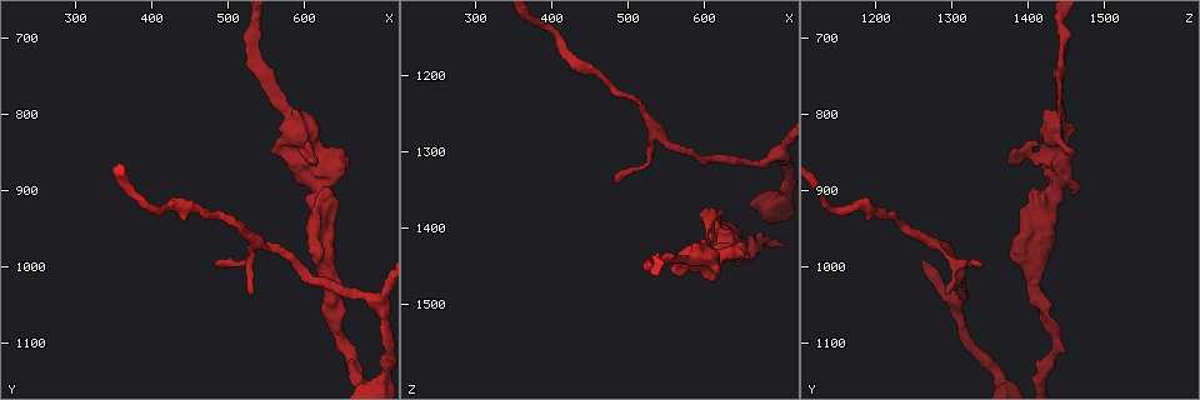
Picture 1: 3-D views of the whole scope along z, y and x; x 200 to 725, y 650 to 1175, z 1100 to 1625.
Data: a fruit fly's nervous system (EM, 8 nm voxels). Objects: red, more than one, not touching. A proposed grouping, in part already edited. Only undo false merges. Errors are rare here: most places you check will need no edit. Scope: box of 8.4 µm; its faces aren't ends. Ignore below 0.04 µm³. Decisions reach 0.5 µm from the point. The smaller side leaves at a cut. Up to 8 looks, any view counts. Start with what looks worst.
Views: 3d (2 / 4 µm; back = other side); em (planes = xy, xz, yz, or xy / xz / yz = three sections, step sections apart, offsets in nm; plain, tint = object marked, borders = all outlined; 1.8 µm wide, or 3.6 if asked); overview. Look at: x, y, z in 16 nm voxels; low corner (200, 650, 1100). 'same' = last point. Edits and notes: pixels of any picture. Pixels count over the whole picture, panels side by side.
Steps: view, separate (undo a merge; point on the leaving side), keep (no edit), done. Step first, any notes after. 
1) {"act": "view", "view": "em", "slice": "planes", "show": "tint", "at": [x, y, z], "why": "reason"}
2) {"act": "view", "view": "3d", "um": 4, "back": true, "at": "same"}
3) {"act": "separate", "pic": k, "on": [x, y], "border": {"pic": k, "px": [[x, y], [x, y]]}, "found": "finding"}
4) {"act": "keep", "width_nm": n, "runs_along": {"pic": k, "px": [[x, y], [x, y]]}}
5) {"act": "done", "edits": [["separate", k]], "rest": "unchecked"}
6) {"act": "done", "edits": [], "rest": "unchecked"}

{"act": "view", "view": "3d", "um": 4, "at": [615, 885, 1435], "why": "branch point"}

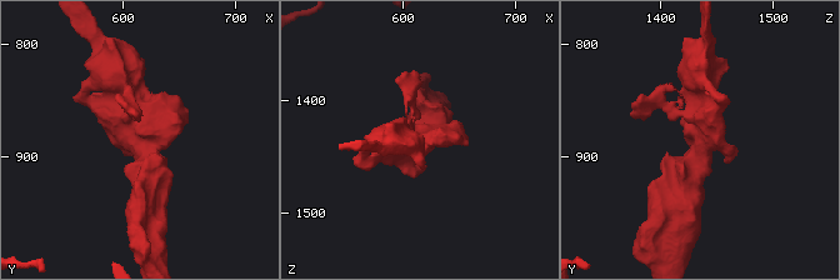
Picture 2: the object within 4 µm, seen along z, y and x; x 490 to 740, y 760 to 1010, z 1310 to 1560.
{"act": "view", "view": "em", "um": 3.6, "slice": "planes", "show": "tint", "at": [614, 886, 1432], "why": "need the tissue"}

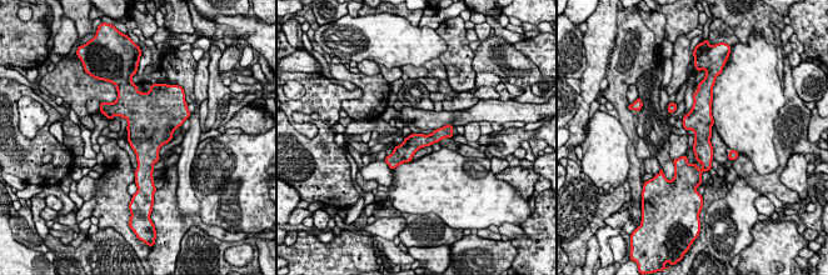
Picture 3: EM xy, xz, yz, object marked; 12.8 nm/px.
{"act": "keep", "width_nm": 220, "runs_along": {"pic": 3, "px": [[698, 100], [702, 164], [696, 173]]}, "found": "continuous, no second neuron"}

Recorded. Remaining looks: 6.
{"act": "view", "view": "3d", "um": 4, "at": [465, 930, 1205], "why": "calibre changes"}

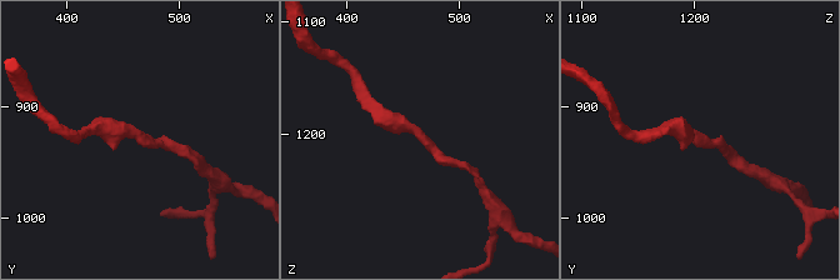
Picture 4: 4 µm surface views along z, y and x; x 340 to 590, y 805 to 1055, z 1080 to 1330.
{"act": "view", "view": "em", "slice": "yz", "step": 8, "show": "tint", "at": [470, 930, 1206], "why": "now the EM"}

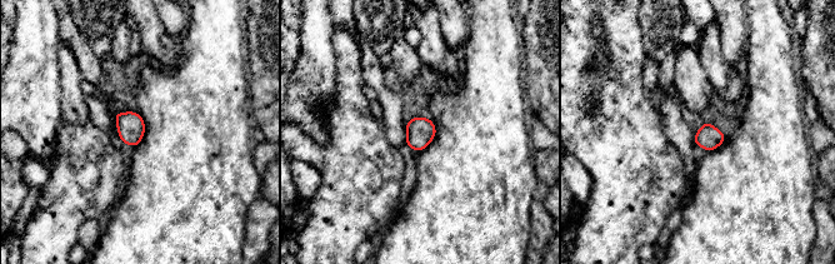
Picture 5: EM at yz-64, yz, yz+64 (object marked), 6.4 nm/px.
{"act": "view", "view": "em", "slice": "planes", "show": "tint", "at": "same"}

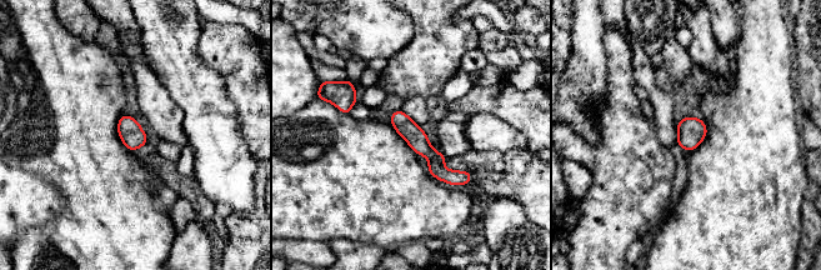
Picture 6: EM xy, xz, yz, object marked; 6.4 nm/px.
{"act": "keep", "width_nm": 140, "found": "all the same neuron"}

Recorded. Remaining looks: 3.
{"act": "view", "view": "em", "slice": "yz", "step": 4, "show": "plain", "at": [700, 1050, 1305]}

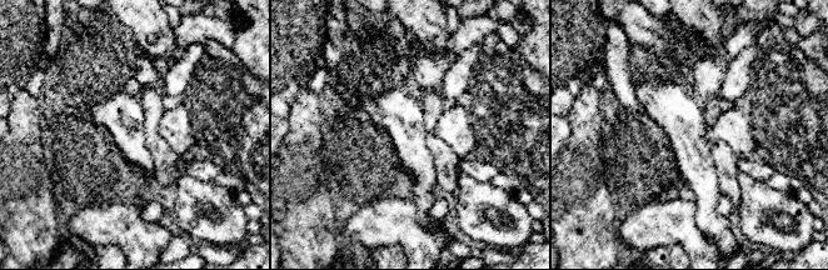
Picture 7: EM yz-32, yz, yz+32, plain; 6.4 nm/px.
{"act": "view", "view": "em", "slice": "yz", "step": 4, "show": "tint", "at": "same", "why": "where the object lies"}

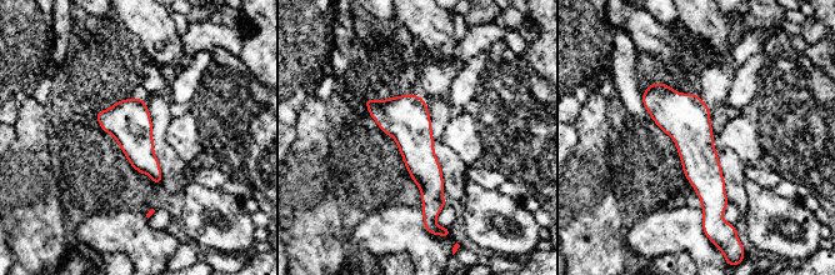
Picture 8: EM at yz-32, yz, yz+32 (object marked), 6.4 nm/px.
{"act": "keep", "runs_along": {"pic": 8, "px": [[653, 86], [691, 130], [710, 211]]}, "found": "continuous, no second neuron"}

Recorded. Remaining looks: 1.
{"act": "done", "edits": [], "rest": "unchecked"}

